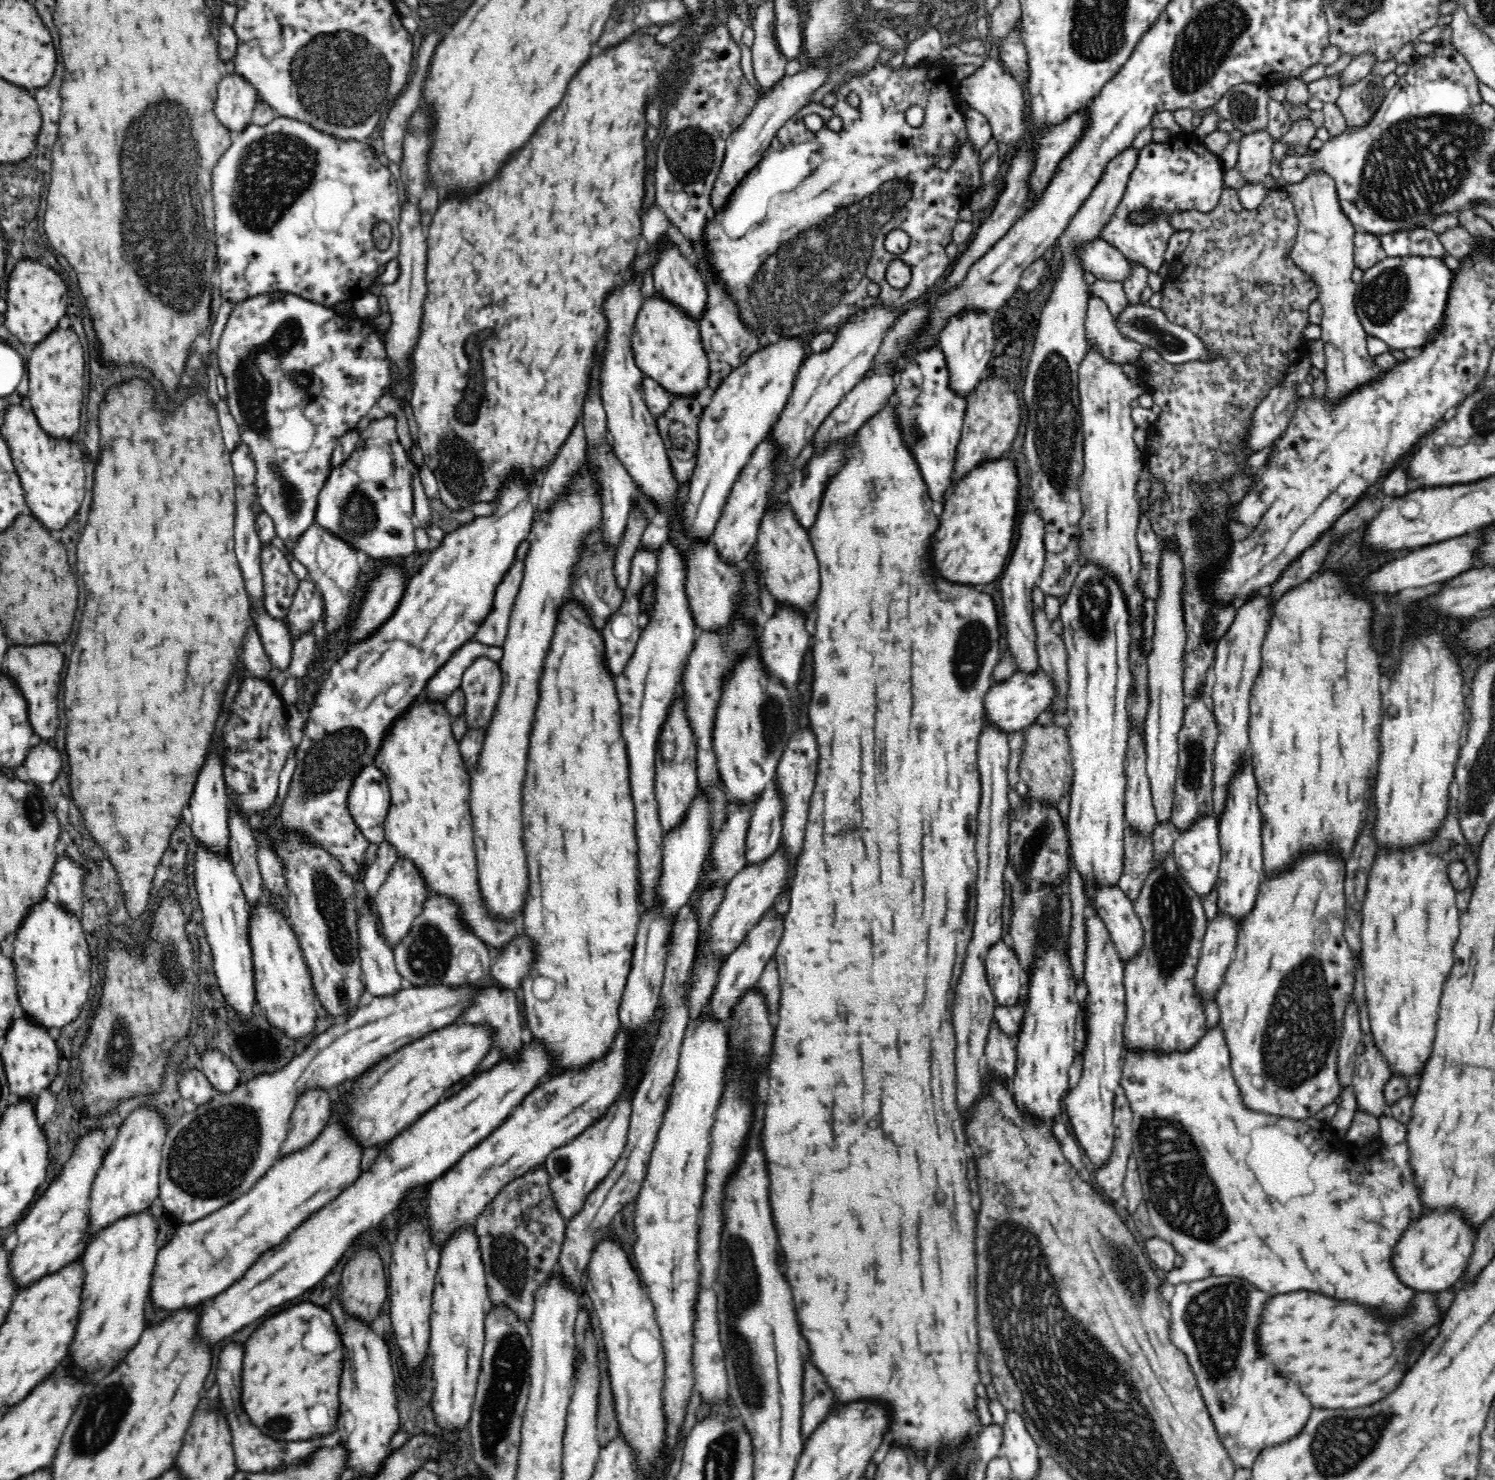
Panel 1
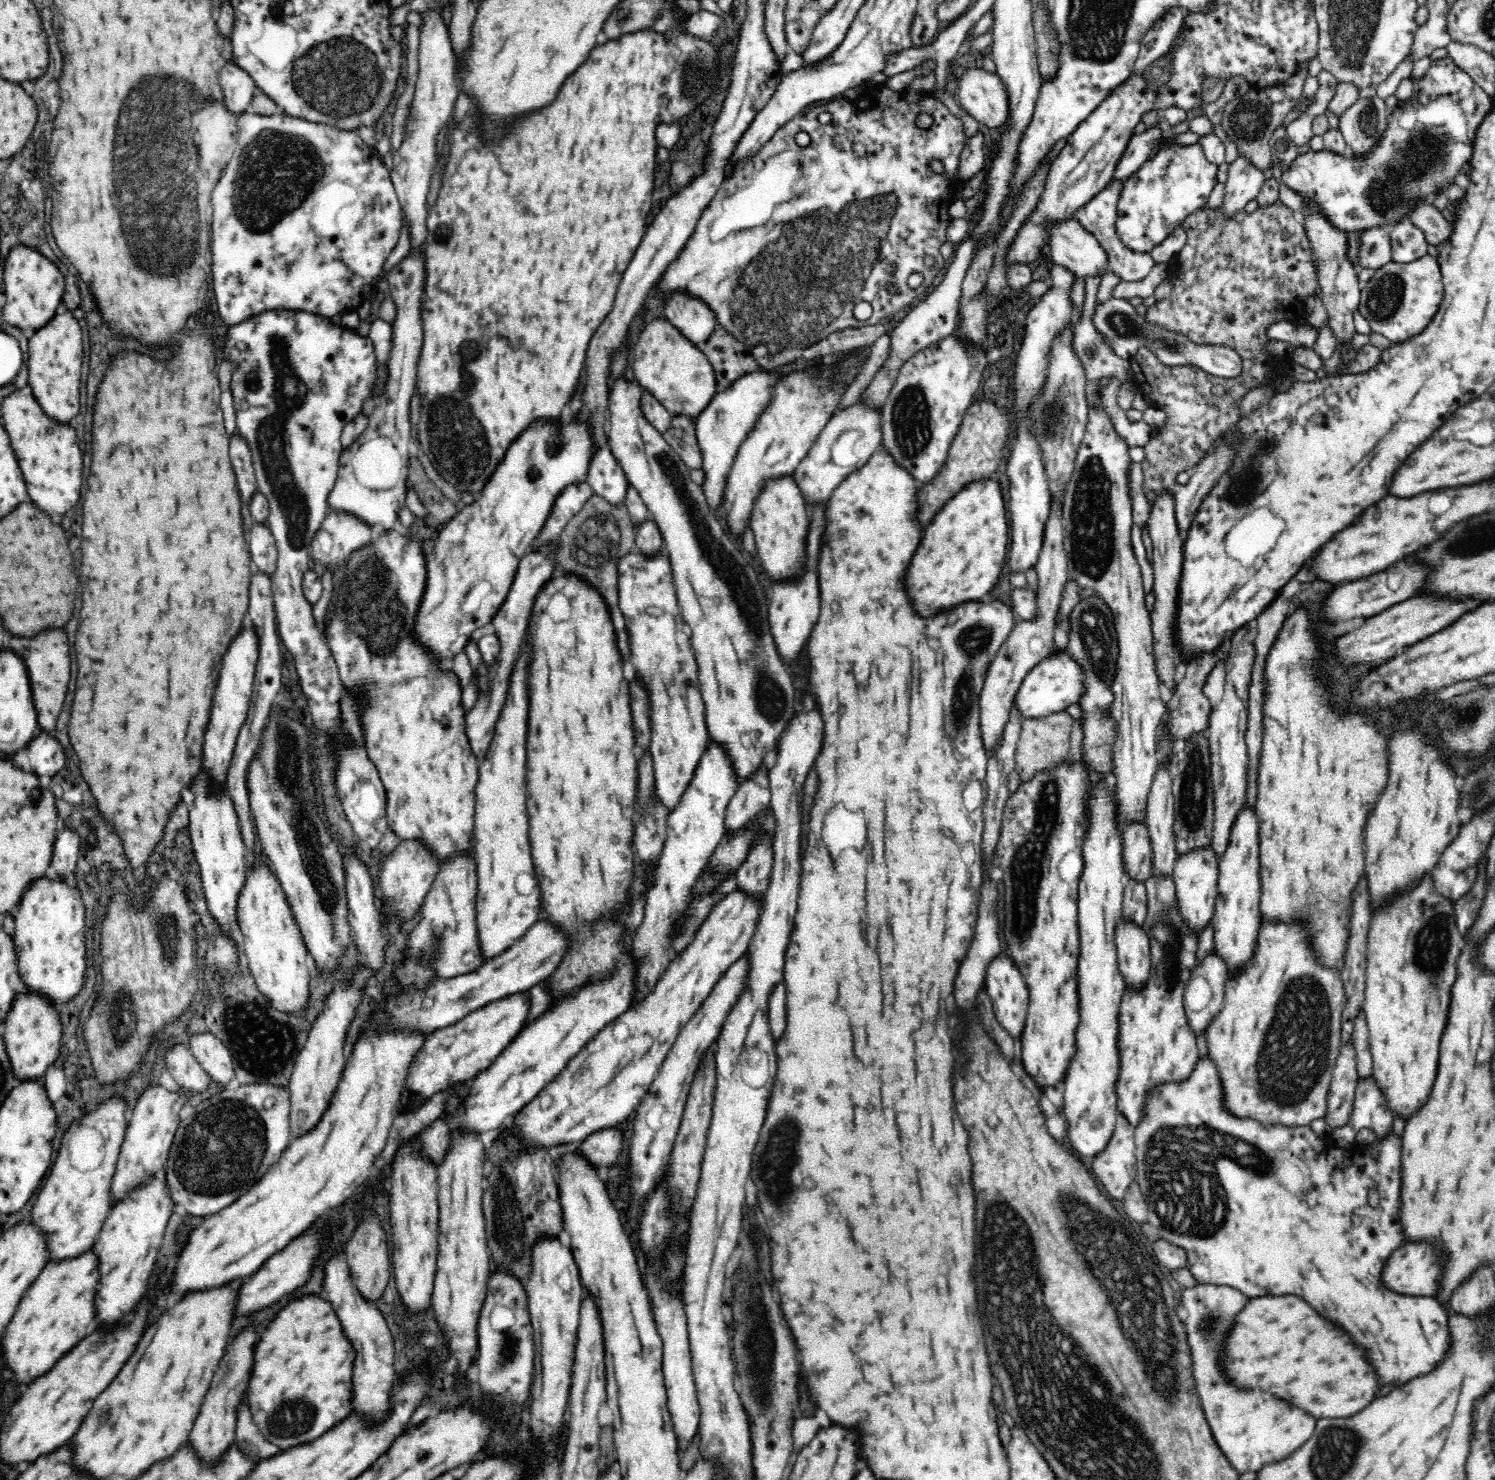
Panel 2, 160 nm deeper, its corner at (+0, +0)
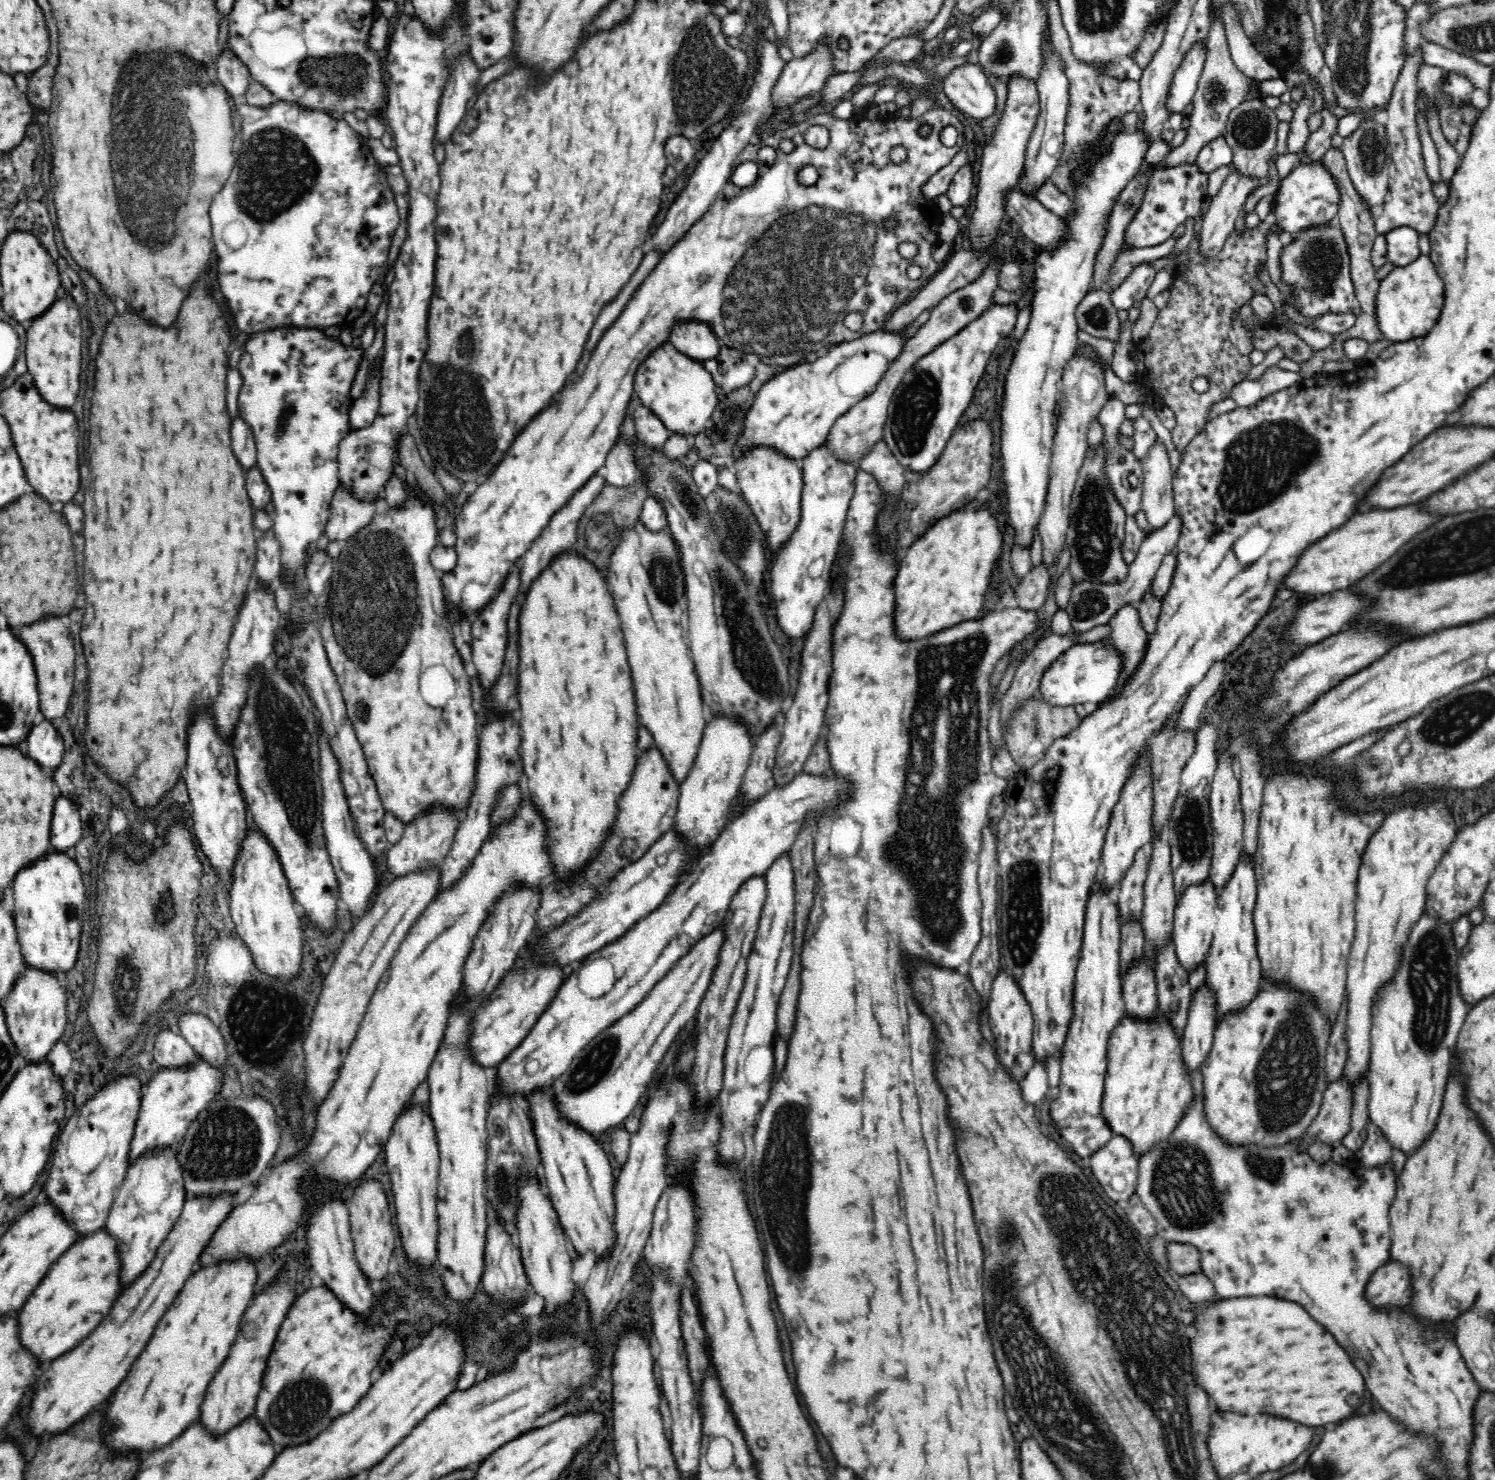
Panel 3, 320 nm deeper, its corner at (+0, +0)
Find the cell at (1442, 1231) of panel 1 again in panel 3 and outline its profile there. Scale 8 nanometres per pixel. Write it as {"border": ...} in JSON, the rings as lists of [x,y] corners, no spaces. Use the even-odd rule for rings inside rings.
{"border":[[[1389,1261],[1381,1266],[1366,1282],[1364,1298],[1374,1309],[1397,1309],[1410,1302],[1410,1275],[1406,1267]]]}

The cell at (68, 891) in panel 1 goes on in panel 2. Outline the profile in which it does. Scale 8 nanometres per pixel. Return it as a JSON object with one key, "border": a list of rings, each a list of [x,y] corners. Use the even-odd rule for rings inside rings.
{"border":[[[64,826],[62,832],[56,836],[54,854],[52,854],[52,866],[56,869],[57,874],[73,880],[81,849],[77,830]]]}

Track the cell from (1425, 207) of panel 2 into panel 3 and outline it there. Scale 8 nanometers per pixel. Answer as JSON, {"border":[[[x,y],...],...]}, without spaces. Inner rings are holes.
{"border":[[[1414,51],[1408,58],[1404,68],[1398,75],[1393,88],[1390,102],[1387,104],[1388,120],[1385,125],[1389,142],[1389,156],[1393,161],[1392,176],[1389,182],[1389,196],[1384,204],[1382,214],[1375,218],[1377,236],[1388,234],[1390,230],[1400,226],[1414,228],[1418,233],[1427,234],[1432,227],[1436,214],[1440,209],[1440,202],[1432,192],[1432,181],[1428,177],[1423,160],[1423,150],[1417,121],[1417,90],[1416,74],[1418,64],[1423,62],[1420,51]]]}

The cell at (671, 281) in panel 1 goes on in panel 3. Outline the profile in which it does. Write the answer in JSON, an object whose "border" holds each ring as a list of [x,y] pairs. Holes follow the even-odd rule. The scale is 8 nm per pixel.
{"border":[[[682,321],[675,324],[669,342],[678,353],[702,364],[716,358],[722,347],[710,326],[698,321]]]}

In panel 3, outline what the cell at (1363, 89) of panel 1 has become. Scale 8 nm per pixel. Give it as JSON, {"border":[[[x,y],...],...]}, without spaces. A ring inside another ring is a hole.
{"border":[[[1373,119],[1361,121],[1356,131],[1343,140],[1341,151],[1346,160],[1348,175],[1358,195],[1365,201],[1370,213],[1377,205],[1384,205],[1389,196],[1389,182],[1393,169],[1389,150],[1385,126]]]}

